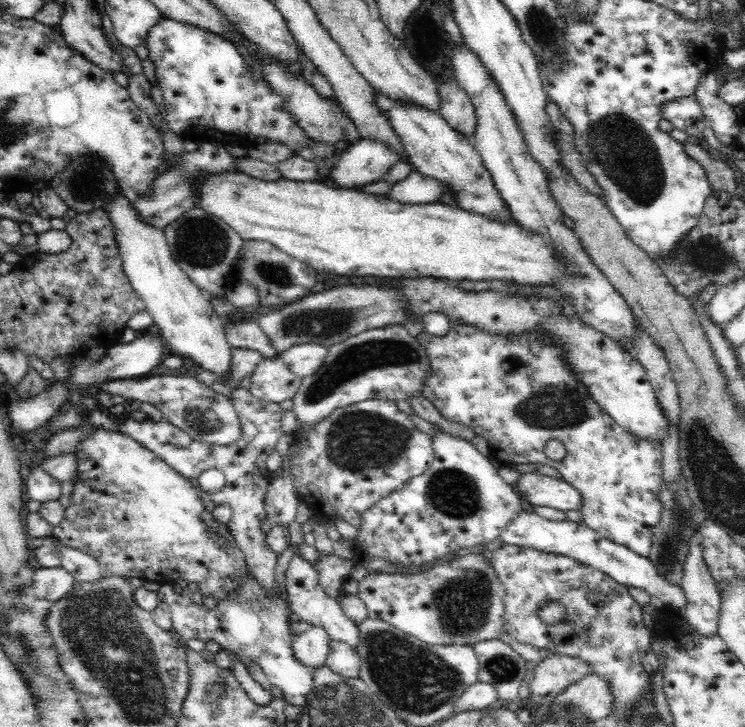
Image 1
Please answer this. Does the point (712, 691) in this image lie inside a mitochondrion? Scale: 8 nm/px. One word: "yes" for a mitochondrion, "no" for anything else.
no

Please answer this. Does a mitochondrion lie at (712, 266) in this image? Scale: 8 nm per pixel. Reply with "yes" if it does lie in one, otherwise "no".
yes

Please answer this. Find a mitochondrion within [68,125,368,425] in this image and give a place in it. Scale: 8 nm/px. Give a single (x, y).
(201, 242)

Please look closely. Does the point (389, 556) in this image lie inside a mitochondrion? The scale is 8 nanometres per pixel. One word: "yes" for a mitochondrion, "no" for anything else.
no

